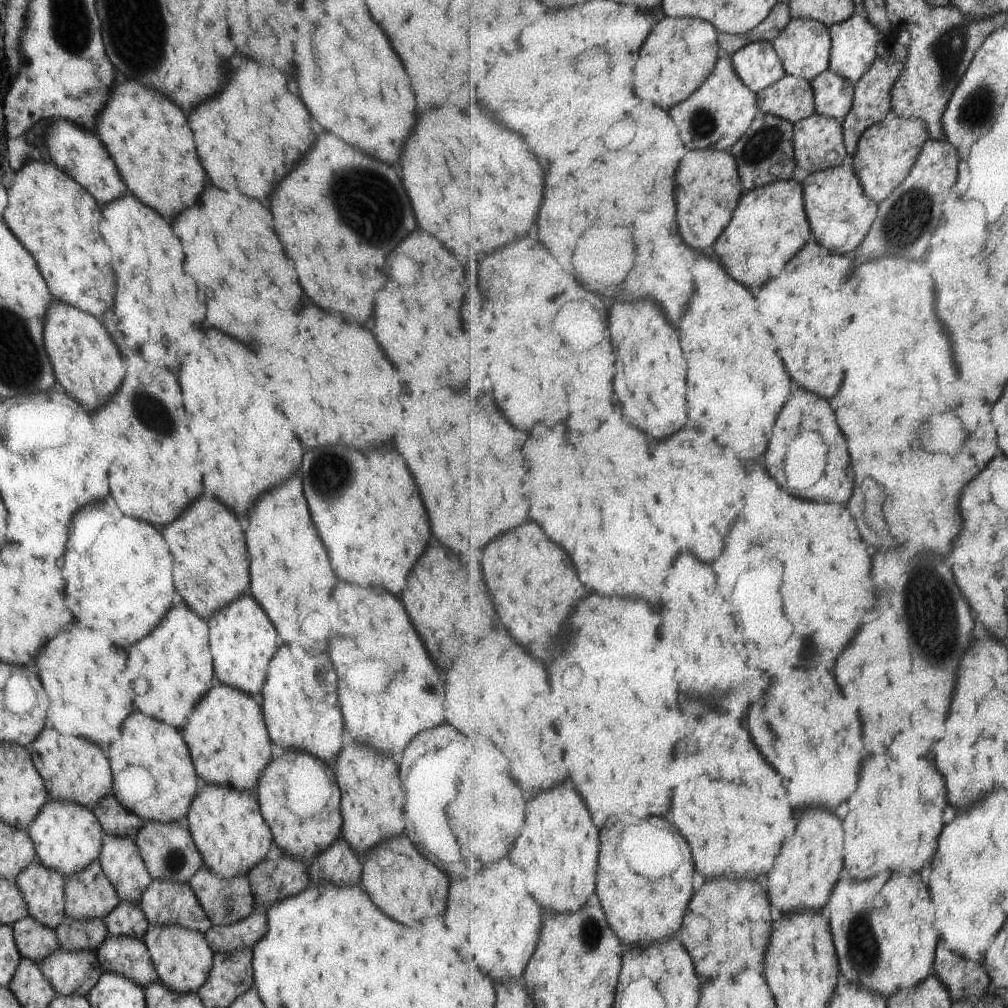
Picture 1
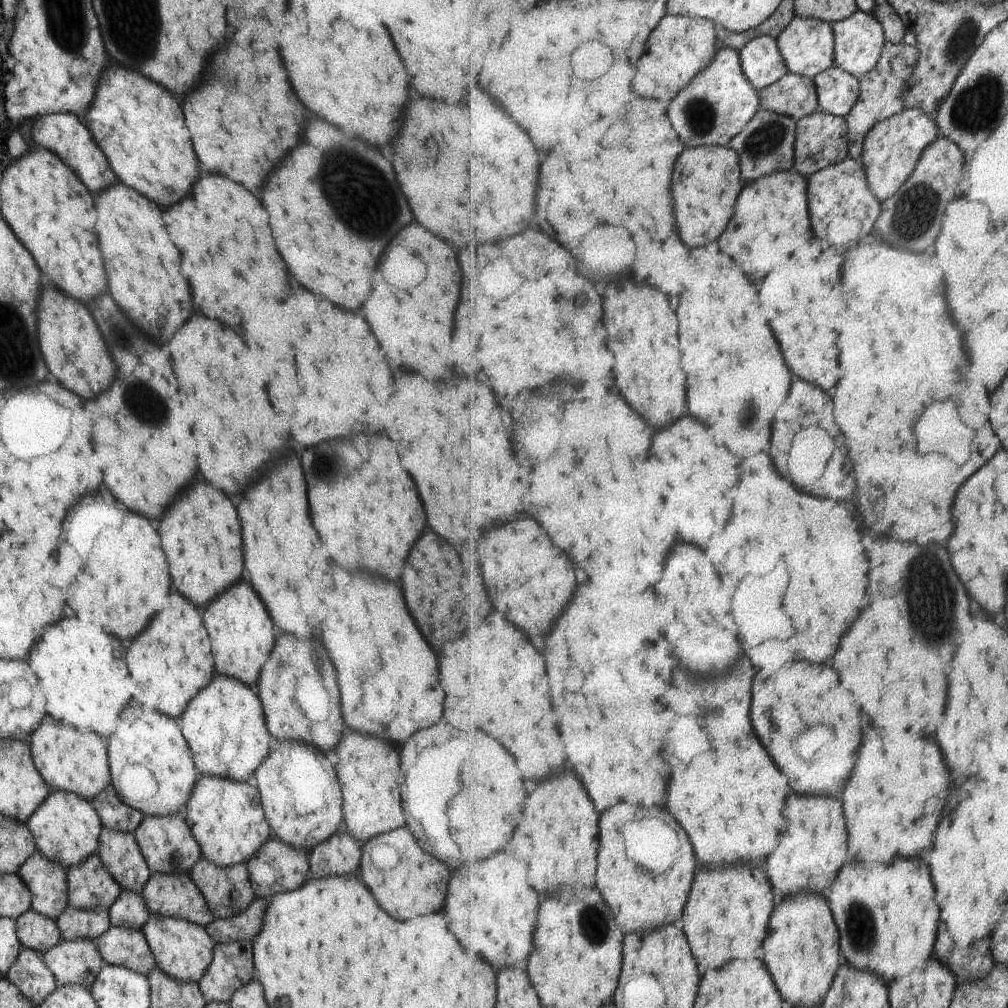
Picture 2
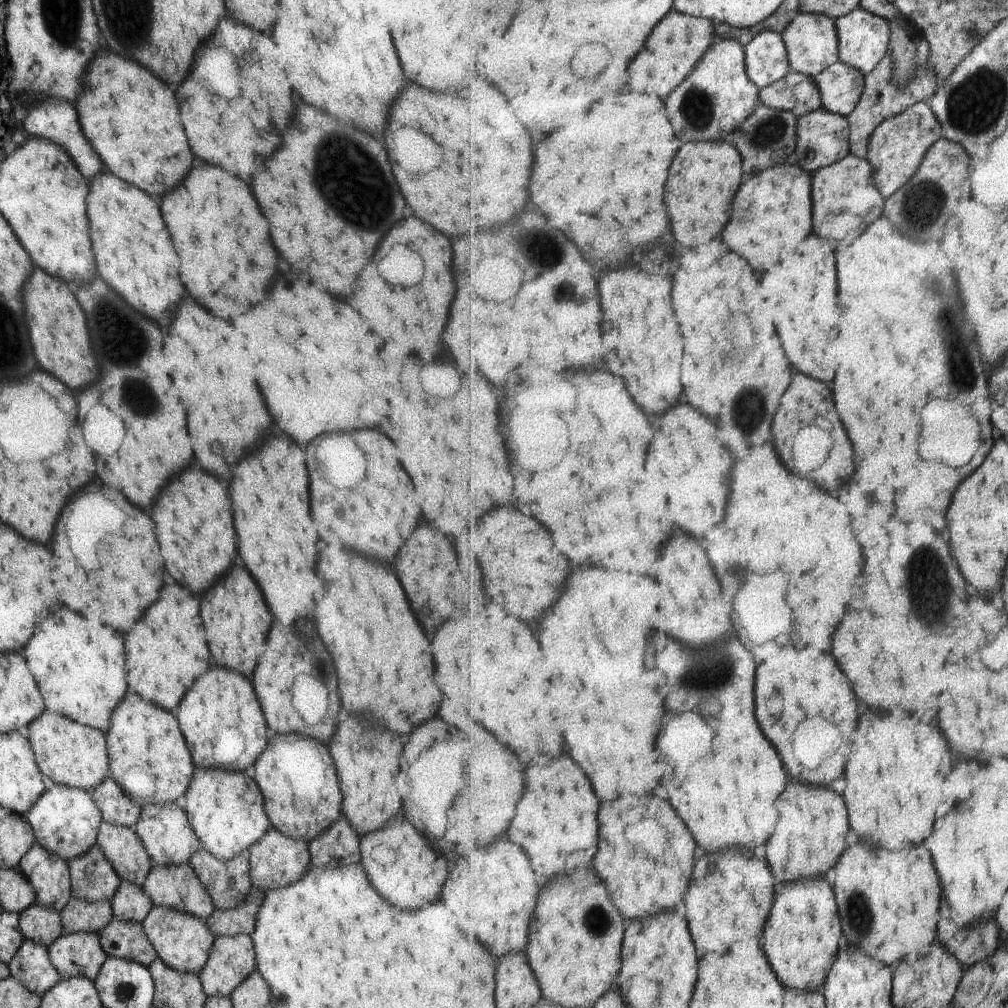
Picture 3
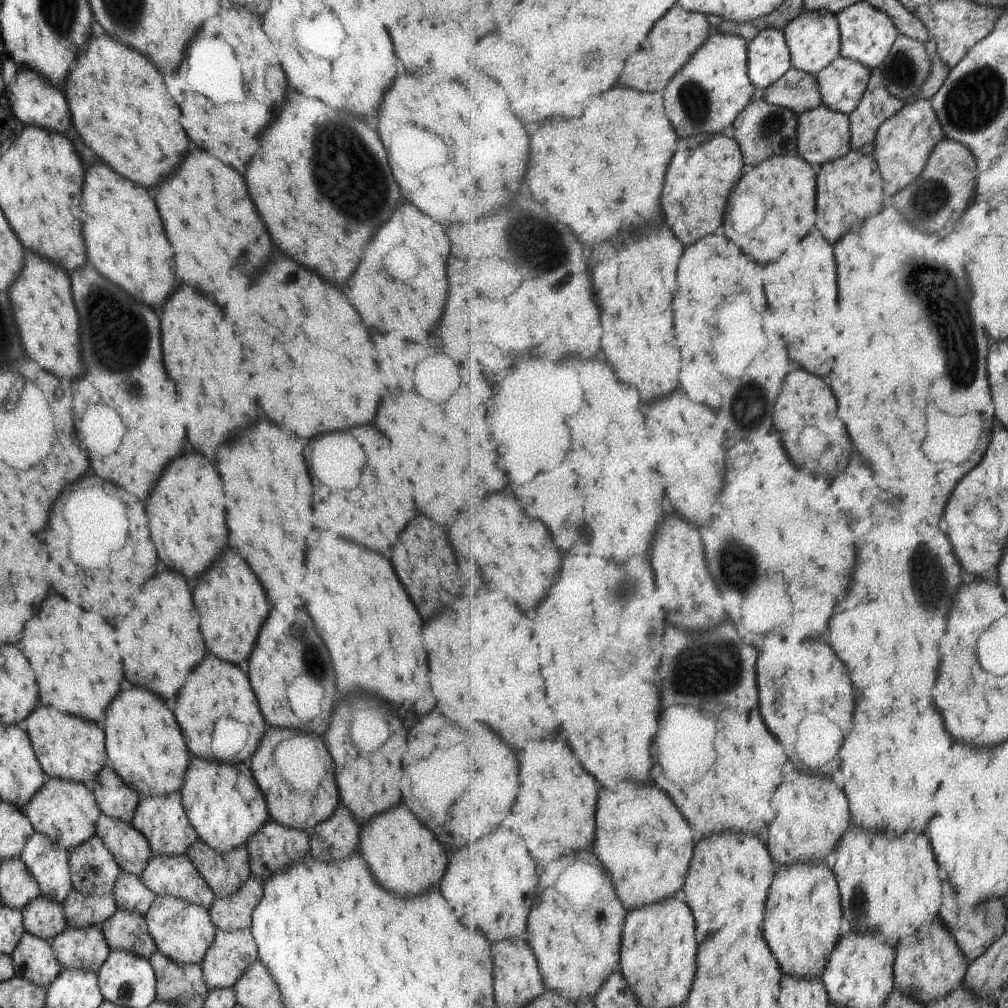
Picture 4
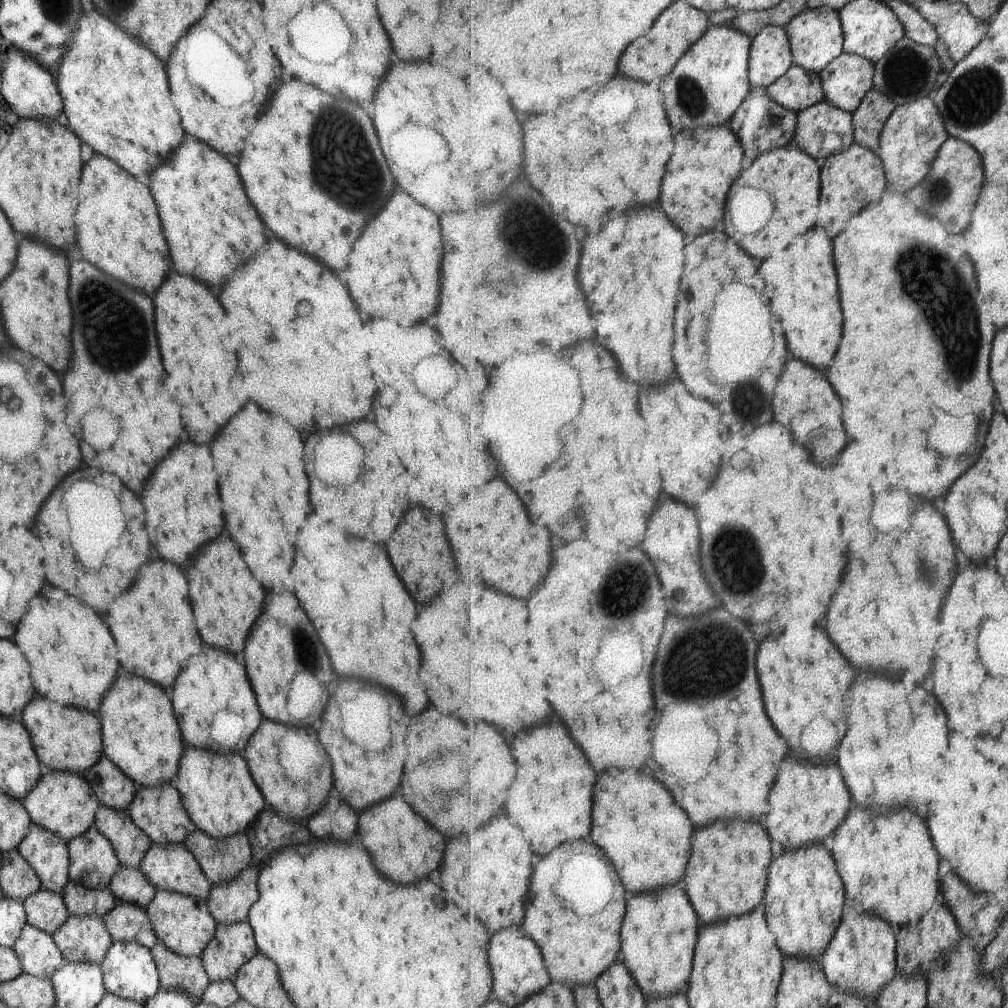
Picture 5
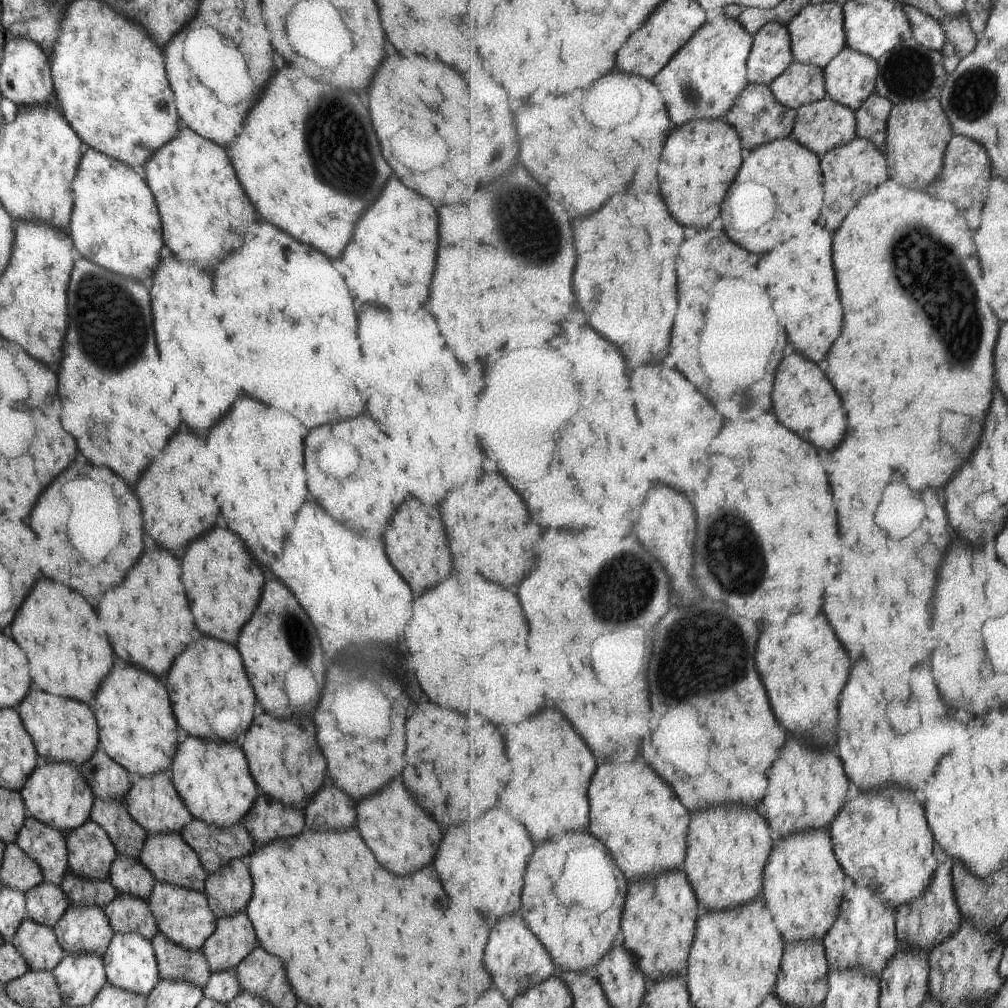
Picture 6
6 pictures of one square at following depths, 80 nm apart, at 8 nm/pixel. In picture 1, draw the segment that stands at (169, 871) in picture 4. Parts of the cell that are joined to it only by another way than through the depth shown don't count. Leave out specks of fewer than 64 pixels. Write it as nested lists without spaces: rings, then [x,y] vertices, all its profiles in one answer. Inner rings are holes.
[[[151,879],[137,905],[149,925],[179,925],[203,934],[212,927],[188,883]]]

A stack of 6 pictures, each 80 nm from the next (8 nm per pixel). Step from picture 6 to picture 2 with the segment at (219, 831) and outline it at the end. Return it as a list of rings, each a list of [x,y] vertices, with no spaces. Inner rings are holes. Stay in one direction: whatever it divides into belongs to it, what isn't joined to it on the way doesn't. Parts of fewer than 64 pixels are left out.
[[[201,857],[192,866],[189,875],[205,899],[213,919],[232,917],[245,910],[254,899],[246,863],[237,863],[230,867],[218,867]]]

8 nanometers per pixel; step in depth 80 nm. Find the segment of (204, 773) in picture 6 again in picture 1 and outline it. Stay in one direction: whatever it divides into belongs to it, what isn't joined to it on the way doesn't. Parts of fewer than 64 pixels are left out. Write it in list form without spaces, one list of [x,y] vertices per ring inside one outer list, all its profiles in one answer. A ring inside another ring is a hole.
[[[203,783],[189,803],[185,818],[191,840],[197,847],[203,866],[220,879],[230,879],[241,872],[246,874],[253,865],[266,857],[272,843],[272,834],[261,816],[256,795],[250,791],[238,791],[231,787]]]

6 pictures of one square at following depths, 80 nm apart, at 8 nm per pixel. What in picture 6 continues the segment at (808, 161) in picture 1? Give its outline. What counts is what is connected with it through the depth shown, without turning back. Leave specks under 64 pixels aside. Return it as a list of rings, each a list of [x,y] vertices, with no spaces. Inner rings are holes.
[[[829,96],[823,100],[803,105],[796,111],[796,128],[790,137],[800,142],[805,148],[812,150],[817,156],[821,157],[833,149],[839,149],[857,138],[856,111],[838,103]]]

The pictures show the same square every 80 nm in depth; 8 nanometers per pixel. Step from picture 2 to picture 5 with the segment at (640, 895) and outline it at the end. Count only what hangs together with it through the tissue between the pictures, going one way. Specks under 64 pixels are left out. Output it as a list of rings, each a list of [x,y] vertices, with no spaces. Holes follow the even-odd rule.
[[[623,770],[621,776],[603,774],[595,786],[591,840],[609,854],[629,897],[681,884],[692,856],[693,826],[671,792],[643,772]]]

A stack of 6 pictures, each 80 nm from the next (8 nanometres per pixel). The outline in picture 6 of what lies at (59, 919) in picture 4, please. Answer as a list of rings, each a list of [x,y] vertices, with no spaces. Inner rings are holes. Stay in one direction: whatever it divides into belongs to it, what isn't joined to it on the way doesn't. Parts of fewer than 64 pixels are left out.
[[[45,881],[24,892],[26,917],[36,923],[53,928],[70,905],[59,886]]]

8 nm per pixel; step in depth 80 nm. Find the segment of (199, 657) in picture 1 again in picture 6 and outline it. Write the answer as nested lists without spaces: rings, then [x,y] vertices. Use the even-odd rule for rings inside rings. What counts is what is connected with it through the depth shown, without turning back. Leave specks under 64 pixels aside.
[[[145,550],[125,580],[99,602],[97,614],[107,628],[105,634],[113,652],[123,662],[133,662],[155,676],[165,674],[173,658],[181,654],[197,634],[181,584],[181,566],[171,554],[165,554],[165,550]]]

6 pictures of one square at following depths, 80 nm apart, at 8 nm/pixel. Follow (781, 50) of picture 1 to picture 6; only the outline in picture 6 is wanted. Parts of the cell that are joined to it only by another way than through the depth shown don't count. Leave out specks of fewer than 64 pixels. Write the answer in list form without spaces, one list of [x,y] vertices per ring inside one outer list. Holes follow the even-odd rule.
[[[833,1],[816,5],[809,3],[791,24],[788,24],[788,29],[792,38],[794,60],[801,64],[813,65],[820,69],[827,68],[829,63],[847,47],[844,7]]]

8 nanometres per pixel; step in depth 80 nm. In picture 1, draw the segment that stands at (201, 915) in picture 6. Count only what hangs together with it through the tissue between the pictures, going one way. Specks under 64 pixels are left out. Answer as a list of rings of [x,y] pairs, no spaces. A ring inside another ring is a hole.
[[[148,925],[142,941],[155,967],[157,980],[170,991],[195,993],[207,978],[212,965],[213,953],[207,946],[203,933],[179,925]]]

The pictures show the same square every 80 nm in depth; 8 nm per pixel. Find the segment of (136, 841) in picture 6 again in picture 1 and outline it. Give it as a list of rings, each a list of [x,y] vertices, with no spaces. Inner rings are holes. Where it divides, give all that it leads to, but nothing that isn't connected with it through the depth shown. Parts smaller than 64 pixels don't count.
[[[103,833],[97,859],[120,900],[138,904],[151,878],[135,842]]]

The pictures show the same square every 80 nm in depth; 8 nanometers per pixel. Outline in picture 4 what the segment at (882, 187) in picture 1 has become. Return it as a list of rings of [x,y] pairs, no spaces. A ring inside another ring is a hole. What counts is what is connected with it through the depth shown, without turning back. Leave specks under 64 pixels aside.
[[[930,100],[911,101],[879,128],[872,157],[877,161],[884,178],[884,191],[891,196],[911,186],[925,170],[929,155],[943,139],[944,127]]]

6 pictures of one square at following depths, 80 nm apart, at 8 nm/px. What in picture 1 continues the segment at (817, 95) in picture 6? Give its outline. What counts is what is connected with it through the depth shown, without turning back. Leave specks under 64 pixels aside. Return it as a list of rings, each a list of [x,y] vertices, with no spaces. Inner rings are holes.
[[[785,75],[785,78],[782,78],[779,82],[772,84],[768,89],[762,90],[758,93],[758,98],[761,111],[781,117],[794,125],[816,114],[815,92],[812,83],[793,75]]]

